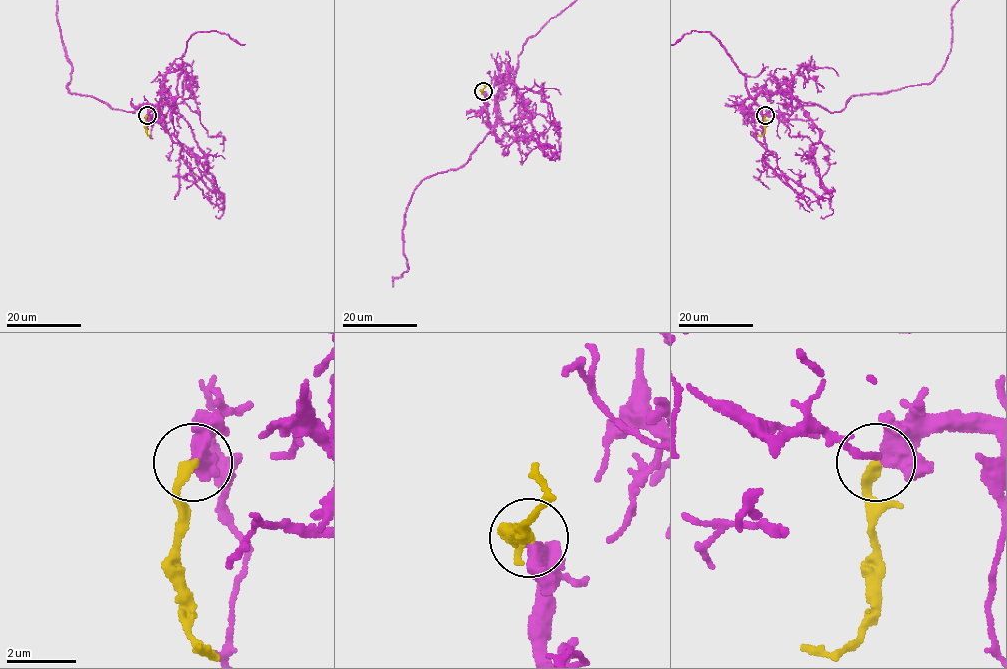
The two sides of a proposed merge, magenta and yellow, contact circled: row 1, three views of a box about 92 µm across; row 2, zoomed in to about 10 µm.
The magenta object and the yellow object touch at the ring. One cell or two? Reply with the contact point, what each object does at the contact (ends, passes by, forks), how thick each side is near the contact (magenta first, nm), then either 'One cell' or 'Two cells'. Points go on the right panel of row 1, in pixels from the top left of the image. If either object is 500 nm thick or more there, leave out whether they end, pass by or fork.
Place: (765, 115). At the ring magenta passes by. At the ring yellow ends. Thickness 320 nm (magenta) against 340 nm. One cell

